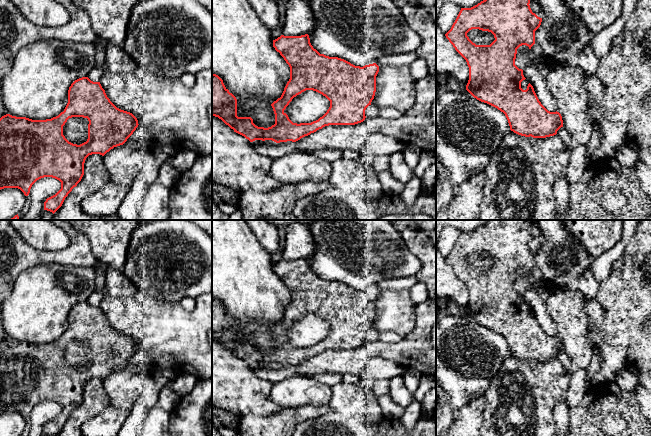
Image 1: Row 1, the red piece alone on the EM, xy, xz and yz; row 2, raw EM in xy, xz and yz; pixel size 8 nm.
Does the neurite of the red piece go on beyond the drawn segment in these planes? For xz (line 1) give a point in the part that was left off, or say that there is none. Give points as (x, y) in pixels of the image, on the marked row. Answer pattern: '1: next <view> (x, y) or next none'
1: next none

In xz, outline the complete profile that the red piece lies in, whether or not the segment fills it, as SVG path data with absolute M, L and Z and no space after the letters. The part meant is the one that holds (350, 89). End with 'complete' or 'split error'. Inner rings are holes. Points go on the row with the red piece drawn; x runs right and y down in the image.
M308 34L301 36L281 35L273 40L273 47L290 67L290 79L281 97L271 104L275 114L275 124L268 128L258 127L253 123L251 117L238 117L236 97L229 92L223 80L216 74L212 74L212 117L218 117L234 132L244 136L250 142L272 140L276 143L296 142L325 126L355 125L365 120L365 110L371 105L376 92L376 76L379 72L379 66L376 63L360 67L338 57L320 54L311 45ZM306 90L313 90L325 96L330 101L330 107L316 121L293 123L284 110L294 97Z | complete

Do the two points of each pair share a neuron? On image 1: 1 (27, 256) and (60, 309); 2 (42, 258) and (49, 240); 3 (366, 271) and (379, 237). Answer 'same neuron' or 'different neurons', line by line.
1: different neurons
2: different neurons
3: same neuron

